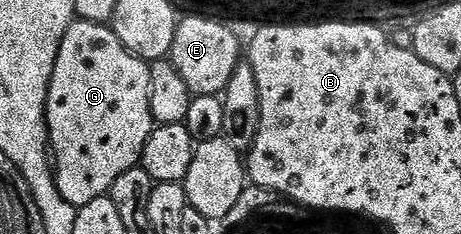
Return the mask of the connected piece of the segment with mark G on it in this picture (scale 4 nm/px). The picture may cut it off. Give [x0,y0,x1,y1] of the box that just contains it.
[44,19,154,209]

